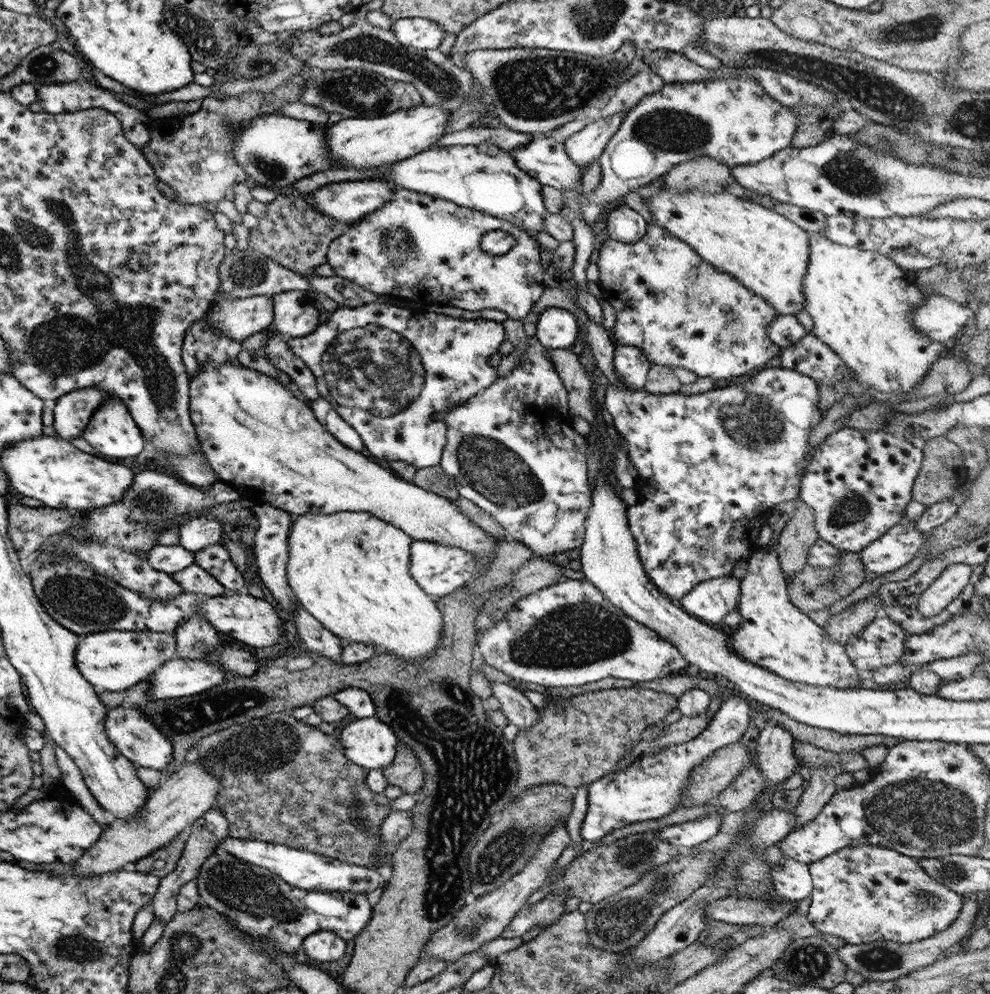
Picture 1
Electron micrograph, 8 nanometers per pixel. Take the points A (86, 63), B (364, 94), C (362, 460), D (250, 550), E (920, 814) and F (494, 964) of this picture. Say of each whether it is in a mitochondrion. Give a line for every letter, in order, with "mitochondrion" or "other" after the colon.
A: other
B: mitochondrion
C: other
D: other
E: mitochondrion
F: other

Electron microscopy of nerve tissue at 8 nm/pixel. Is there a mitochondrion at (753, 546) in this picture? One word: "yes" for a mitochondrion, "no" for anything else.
no

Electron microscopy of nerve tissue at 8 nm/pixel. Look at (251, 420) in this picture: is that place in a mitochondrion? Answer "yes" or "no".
yes

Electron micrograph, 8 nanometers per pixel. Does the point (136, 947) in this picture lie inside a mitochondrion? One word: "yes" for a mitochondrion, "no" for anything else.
no

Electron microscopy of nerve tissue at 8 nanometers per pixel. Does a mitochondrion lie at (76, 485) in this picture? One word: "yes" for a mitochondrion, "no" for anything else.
no

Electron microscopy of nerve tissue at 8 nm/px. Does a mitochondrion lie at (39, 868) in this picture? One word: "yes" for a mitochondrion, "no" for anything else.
no

